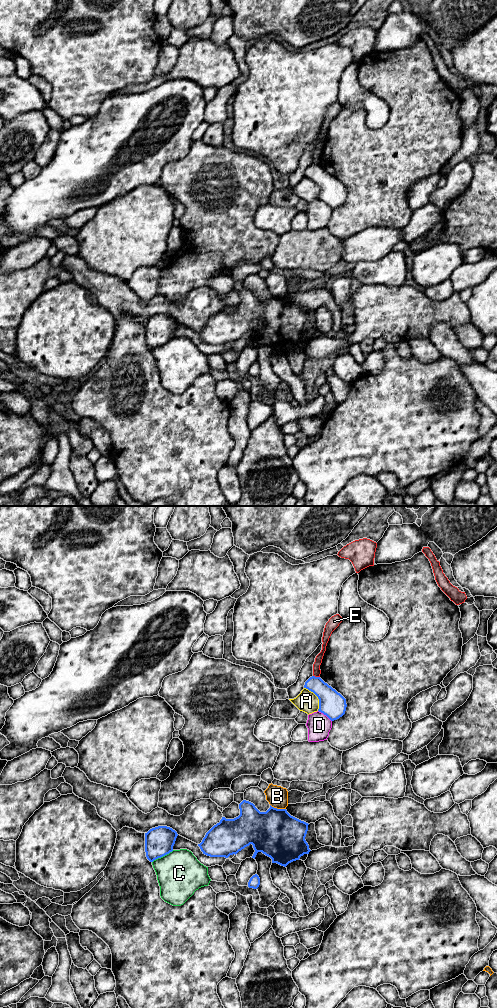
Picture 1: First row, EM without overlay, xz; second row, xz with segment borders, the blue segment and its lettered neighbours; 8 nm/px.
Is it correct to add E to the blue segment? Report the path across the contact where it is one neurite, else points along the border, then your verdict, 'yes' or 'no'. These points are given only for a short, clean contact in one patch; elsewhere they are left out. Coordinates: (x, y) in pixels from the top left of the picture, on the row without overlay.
border xz (313, 163), (319, 165); no

